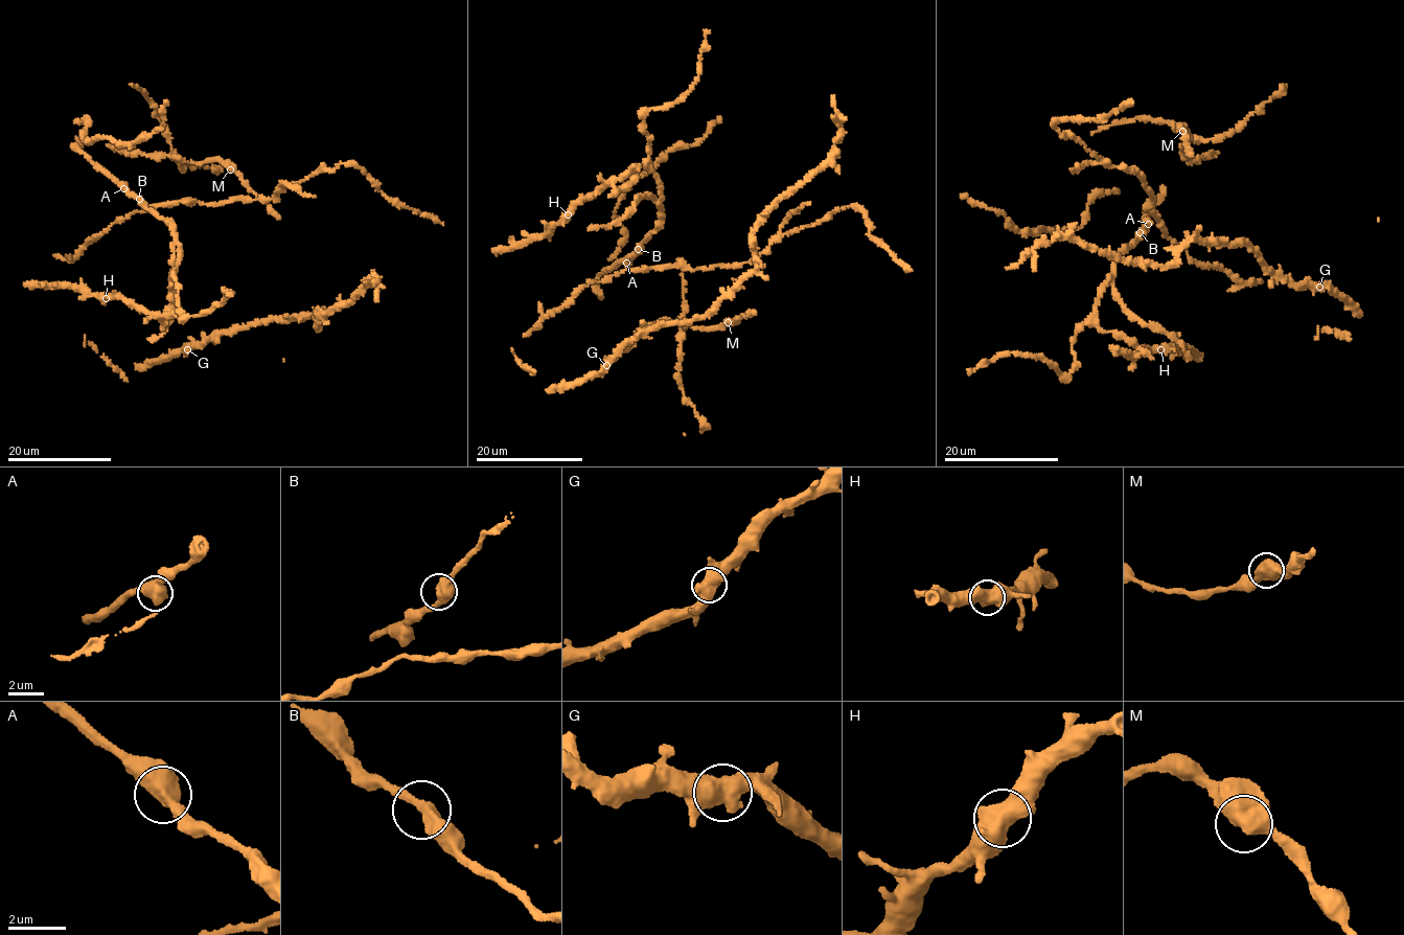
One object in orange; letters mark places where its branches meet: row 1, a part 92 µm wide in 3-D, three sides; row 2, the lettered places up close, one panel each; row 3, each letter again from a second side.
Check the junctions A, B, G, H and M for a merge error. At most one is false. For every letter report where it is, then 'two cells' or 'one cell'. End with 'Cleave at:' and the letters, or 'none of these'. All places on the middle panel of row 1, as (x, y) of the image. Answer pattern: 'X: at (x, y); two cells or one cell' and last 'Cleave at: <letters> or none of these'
A: at (626, 263); one cell
B: at (638, 249); one cell
G: at (606, 365); one cell
H: at (568, 214); one cell
M: at (728, 322); one cell
Cleave at: none of these

